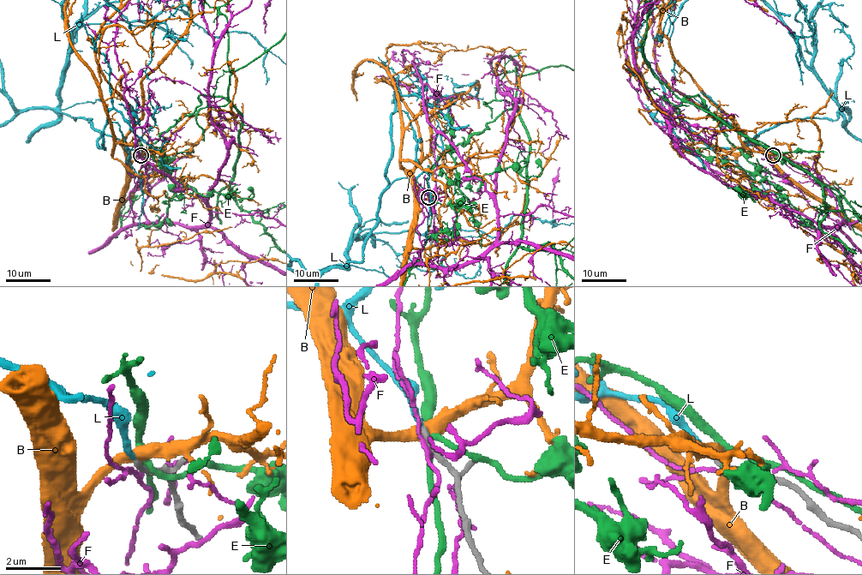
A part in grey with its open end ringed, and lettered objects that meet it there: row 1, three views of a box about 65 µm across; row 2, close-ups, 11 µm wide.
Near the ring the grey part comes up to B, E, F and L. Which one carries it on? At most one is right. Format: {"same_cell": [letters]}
{"same_cell": ["L"]}

